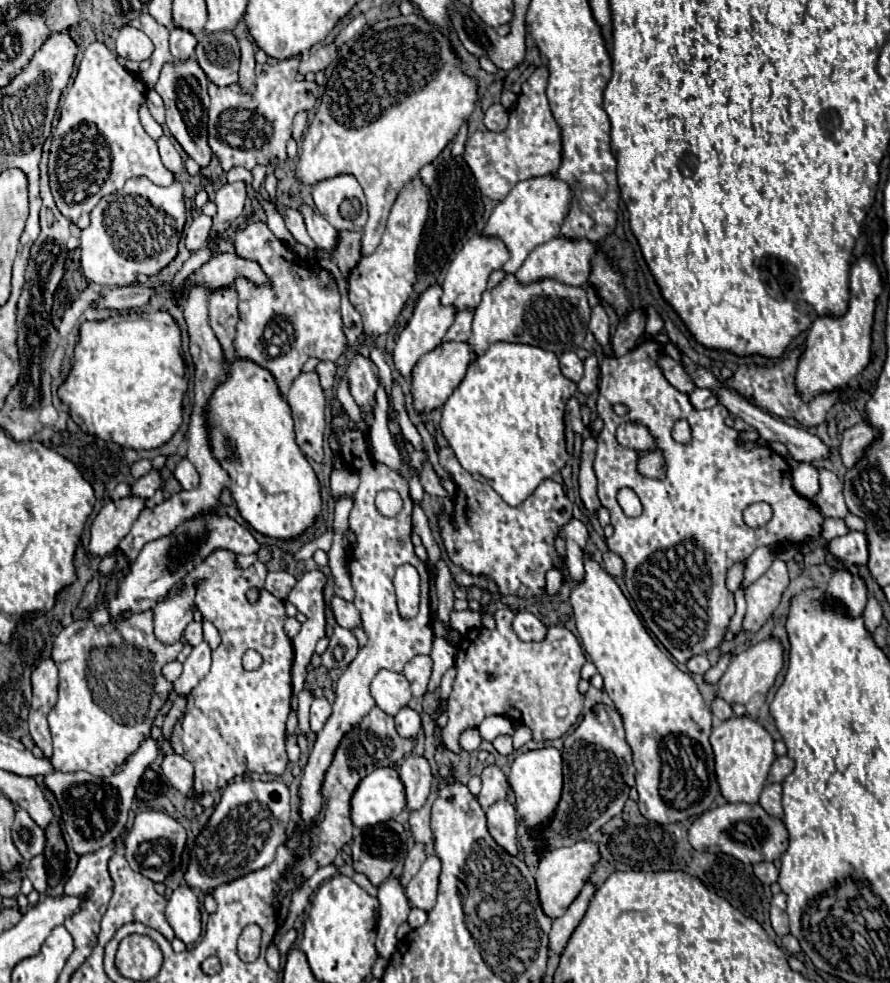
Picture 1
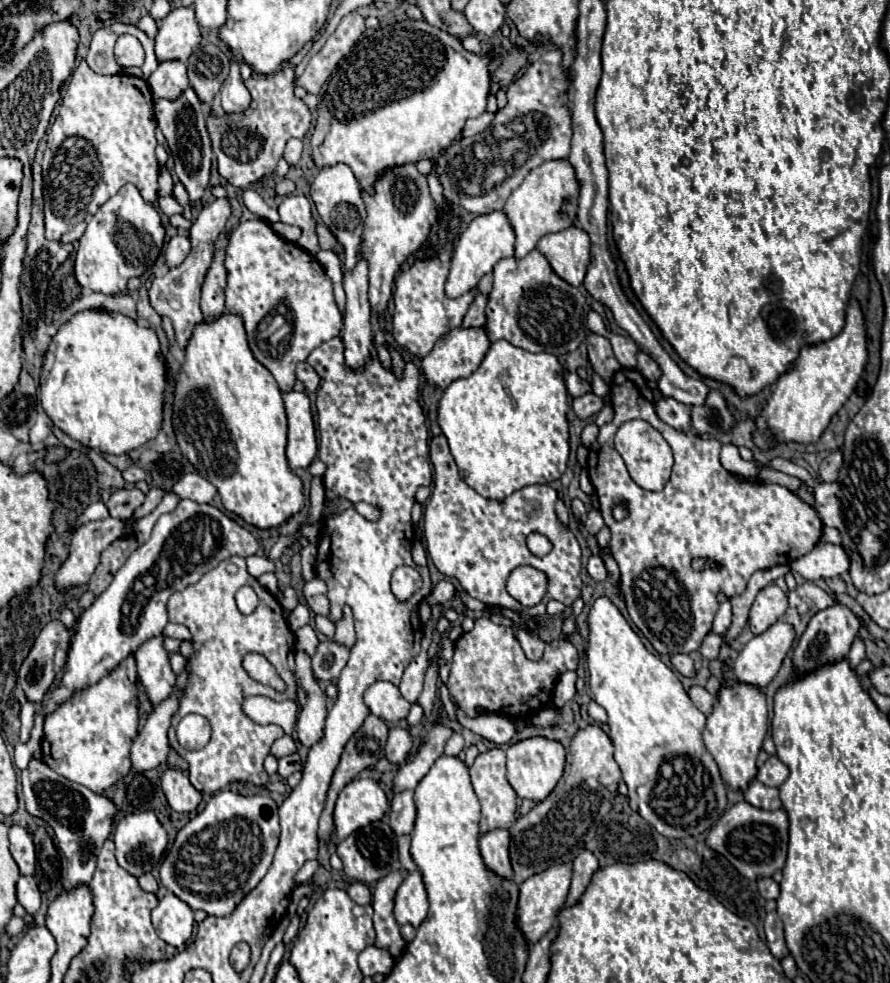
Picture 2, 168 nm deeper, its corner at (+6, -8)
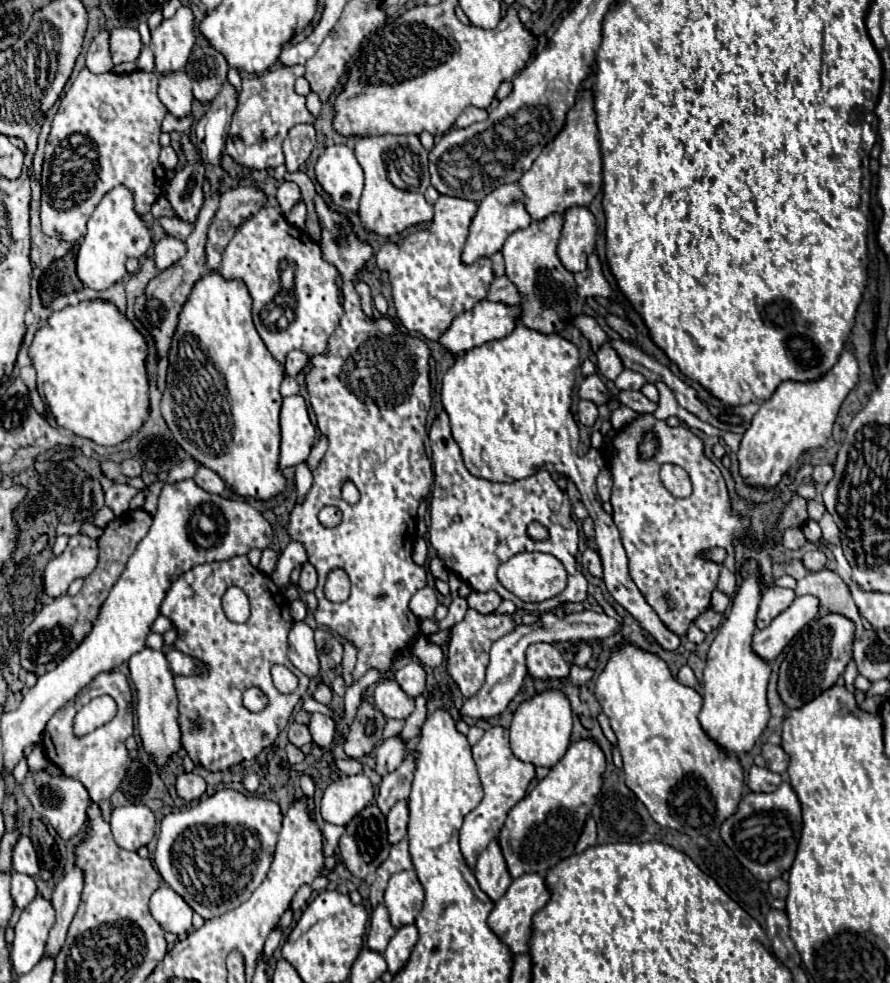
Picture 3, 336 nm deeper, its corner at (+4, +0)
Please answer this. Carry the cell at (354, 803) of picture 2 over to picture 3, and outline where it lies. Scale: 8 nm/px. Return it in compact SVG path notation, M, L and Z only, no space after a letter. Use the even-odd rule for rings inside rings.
M363 773L341 775L325 787L319 813L333 825L345 825L351 821L351 817L355 817L355 813L363 811L373 801L373 797L373 785Z

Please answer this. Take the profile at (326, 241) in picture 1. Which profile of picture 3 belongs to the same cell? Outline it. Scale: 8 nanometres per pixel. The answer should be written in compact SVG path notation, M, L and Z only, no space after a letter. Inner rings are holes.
M283 181L283 183L279 185L279 189L277 189L277 201L279 201L283 213L287 215L287 213L291 211L291 207L293 207L297 201L301 201L301 193L299 193L297 183L293 183L293 181Z

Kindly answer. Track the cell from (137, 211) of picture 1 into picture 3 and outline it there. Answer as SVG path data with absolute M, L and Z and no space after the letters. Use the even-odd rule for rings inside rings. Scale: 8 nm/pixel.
M115 187L101 199L101 203L97 205L87 223L87 233L77 253L77 275L83 281L83 285L95 291L105 291L127 275L125 261L129 257L145 255L149 245L151 245L151 233L145 227L143 219L133 209L131 191Z

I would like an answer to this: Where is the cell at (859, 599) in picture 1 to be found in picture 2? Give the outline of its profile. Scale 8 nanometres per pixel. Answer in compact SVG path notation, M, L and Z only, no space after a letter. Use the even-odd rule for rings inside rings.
M835 601L831 607L817 611L811 617L805 633L801 635L801 639L795 647L793 667L799 671L811 671L811 669L817 669L817 665L825 665L825 661L839 661L841 657L845 657L849 653L849 647L851 647L855 635L859 633L859 627L861 627L861 623L859 623L857 615L845 603Z

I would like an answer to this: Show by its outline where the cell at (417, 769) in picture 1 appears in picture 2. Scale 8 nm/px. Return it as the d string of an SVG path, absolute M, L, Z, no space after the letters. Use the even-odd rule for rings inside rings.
M401 791L401 793L393 795L389 819L391 819L391 827L397 835L413 831L413 825L417 819L417 807L413 801L413 791Z

